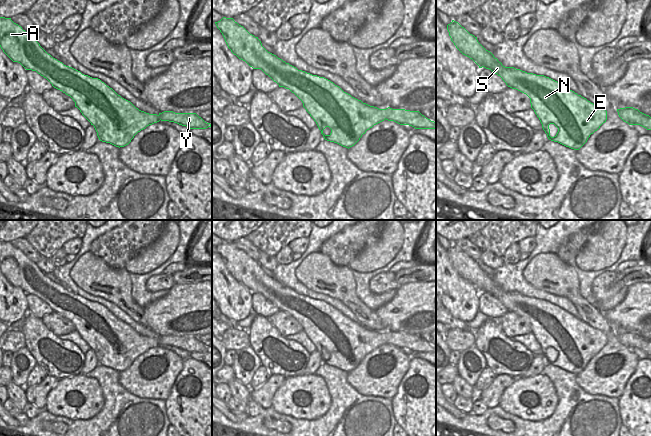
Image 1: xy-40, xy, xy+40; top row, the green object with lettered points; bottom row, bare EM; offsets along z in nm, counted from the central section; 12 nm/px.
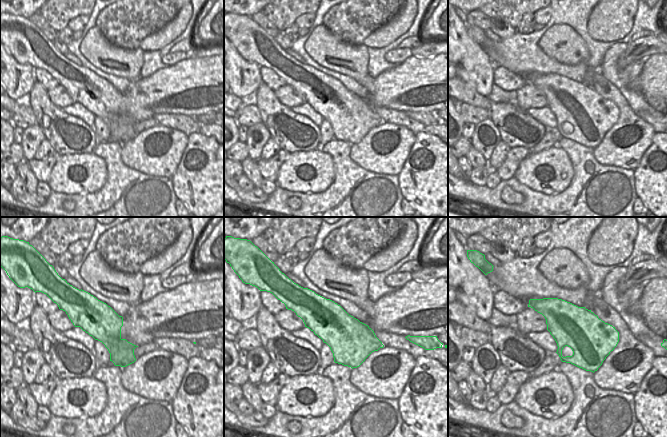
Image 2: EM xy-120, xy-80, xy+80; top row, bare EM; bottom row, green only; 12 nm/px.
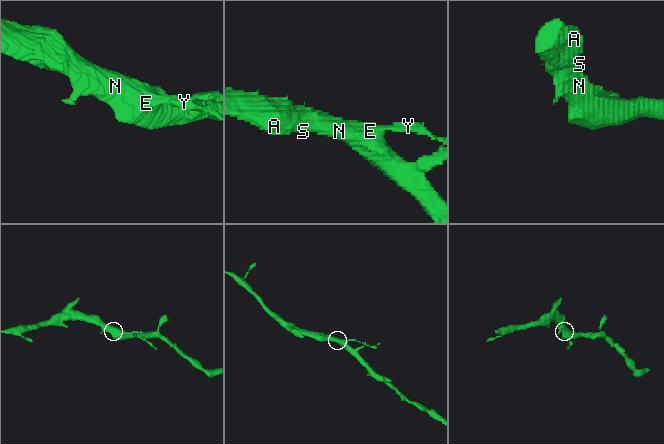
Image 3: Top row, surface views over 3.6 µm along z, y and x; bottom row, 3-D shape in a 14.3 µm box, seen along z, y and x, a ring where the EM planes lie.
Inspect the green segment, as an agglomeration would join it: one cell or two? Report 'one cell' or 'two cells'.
two cells

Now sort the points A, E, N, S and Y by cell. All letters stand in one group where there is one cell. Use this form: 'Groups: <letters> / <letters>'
Groups: A E N S / Y

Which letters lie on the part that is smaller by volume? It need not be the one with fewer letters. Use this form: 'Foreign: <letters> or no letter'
Foreign: Y

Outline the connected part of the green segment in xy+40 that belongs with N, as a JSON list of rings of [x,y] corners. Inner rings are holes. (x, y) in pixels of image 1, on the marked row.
[[[452,20],[447,25],[447,30],[451,41],[463,55],[472,59],[479,68],[484,67],[500,76],[508,87],[516,89],[530,98],[531,108],[539,118],[549,140],[579,150],[587,142],[590,135],[606,122],[607,111],[604,108],[591,103],[559,82],[544,75],[536,75],[514,67],[503,66],[490,51],[486,50],[478,42],[477,37],[470,34],[458,22]],[[550,124],[554,124],[558,128],[558,132],[554,137],[550,136]]]

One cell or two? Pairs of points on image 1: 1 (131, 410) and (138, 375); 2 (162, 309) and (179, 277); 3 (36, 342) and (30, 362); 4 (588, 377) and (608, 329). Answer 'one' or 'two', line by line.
1: two
2: two
3: two
4: one

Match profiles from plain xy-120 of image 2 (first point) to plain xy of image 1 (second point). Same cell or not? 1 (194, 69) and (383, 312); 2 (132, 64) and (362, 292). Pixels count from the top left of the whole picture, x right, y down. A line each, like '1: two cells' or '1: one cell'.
1: one cell
2: two cells

